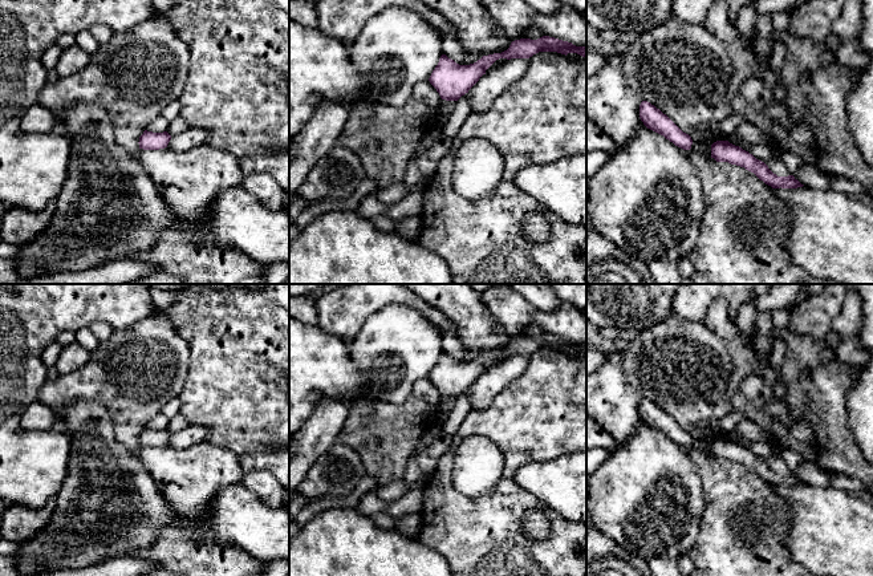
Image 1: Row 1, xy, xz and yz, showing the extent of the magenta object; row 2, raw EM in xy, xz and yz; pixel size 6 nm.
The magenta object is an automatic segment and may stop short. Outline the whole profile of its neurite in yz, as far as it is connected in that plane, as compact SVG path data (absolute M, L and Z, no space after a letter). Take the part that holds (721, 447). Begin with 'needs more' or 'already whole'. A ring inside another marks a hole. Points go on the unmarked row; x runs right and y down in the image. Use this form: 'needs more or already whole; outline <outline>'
already whole; outline M728 438L714 439L711 442L711 455L716 459L728 459L744 465L772 486L797 486L804 483L793 472L777 474L764 459Z

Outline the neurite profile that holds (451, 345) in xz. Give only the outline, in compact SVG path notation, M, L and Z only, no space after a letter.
M451 332L442 334L442 349L455 360L466 356L466 350L462 348L460 341Z

